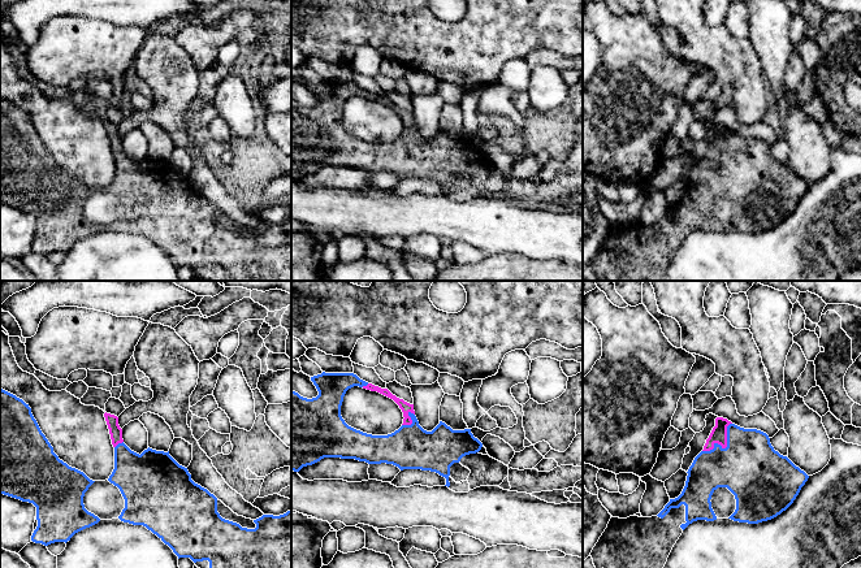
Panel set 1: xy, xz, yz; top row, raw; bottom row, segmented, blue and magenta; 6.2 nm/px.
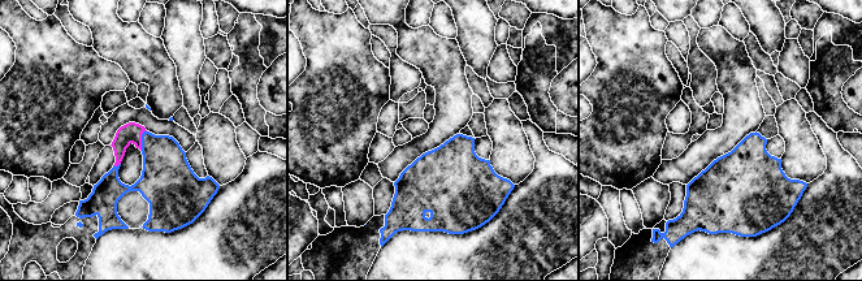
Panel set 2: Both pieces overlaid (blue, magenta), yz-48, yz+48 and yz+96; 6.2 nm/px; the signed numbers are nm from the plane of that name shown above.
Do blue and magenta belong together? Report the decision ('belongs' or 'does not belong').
belongs

